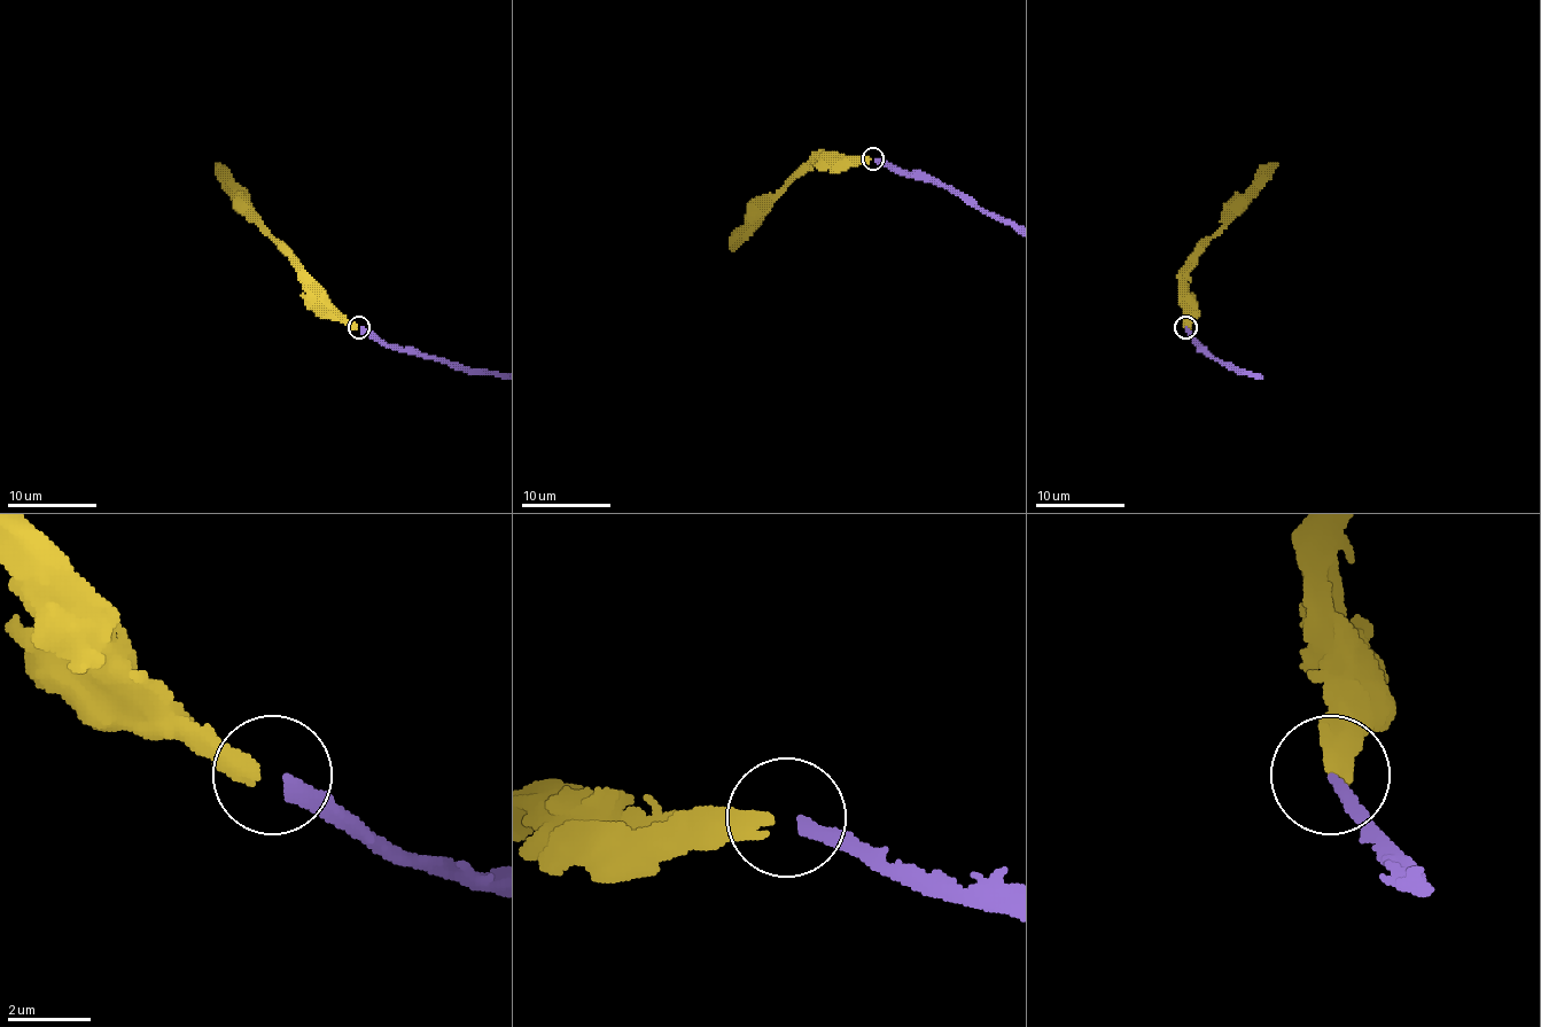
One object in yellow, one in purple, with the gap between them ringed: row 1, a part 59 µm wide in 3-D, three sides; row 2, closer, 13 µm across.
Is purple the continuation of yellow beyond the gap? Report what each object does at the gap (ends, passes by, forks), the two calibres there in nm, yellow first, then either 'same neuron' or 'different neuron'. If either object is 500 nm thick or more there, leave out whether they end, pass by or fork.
yellow ends there; purple ends there; 440 nm thick on the yellow side, 320 nm on the other; same neuron

